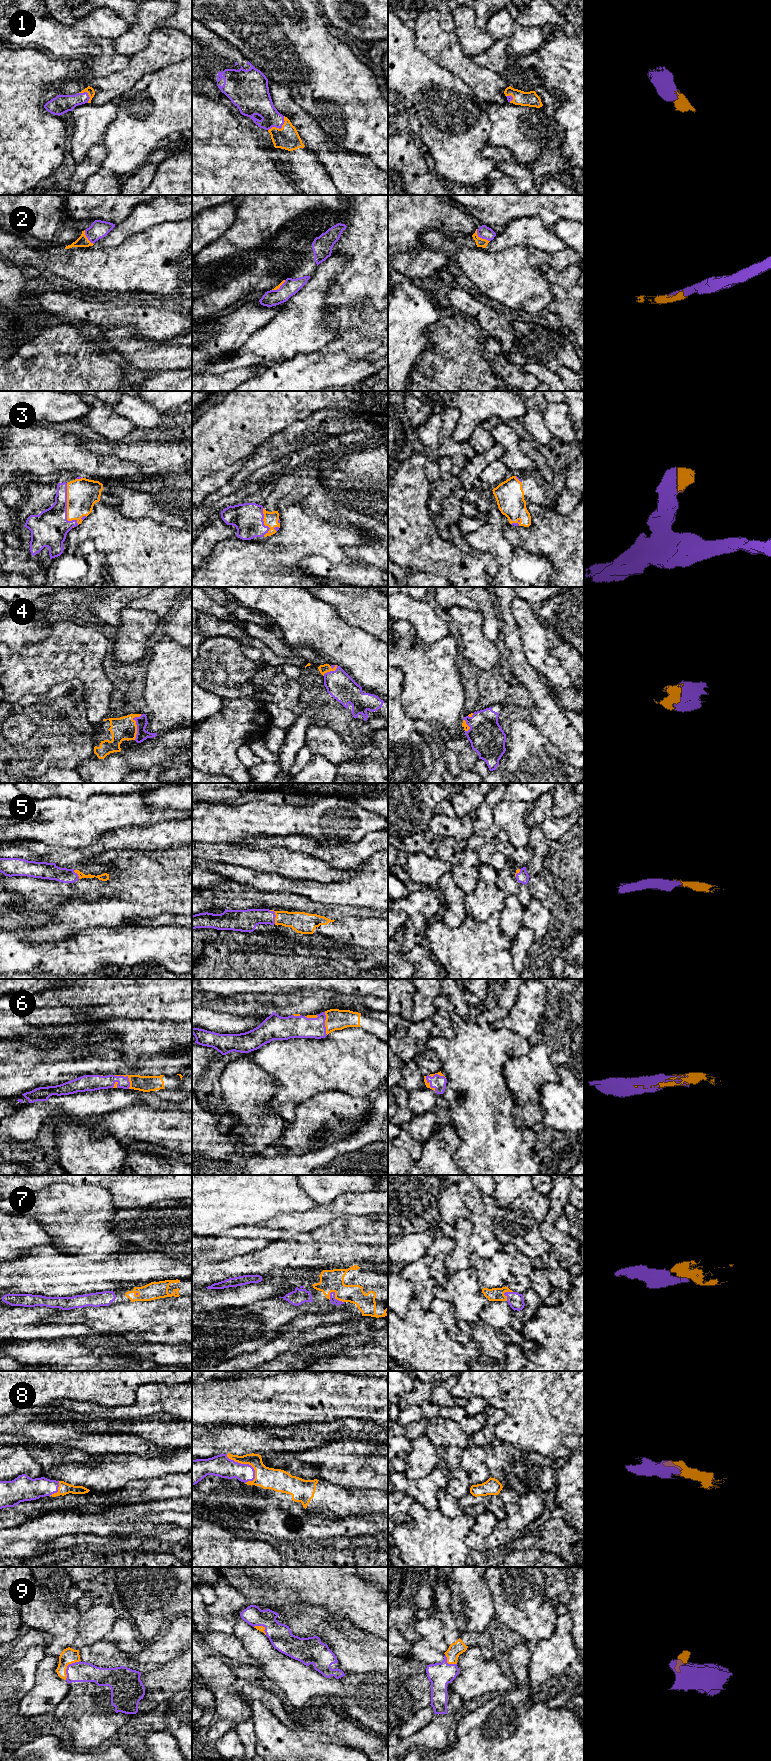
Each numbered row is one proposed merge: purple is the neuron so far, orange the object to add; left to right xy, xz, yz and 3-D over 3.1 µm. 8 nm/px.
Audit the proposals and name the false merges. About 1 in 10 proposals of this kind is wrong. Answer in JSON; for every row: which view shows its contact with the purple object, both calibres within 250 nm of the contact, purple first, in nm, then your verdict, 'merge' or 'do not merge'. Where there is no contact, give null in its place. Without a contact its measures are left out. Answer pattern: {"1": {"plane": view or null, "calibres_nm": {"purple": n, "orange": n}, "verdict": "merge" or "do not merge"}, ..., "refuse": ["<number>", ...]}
{"1": {"plane": "xz", "calibres_nm": {"purple": 180, "orange": 180}, "verdict": "merge"}, "2": {"plane": "yz", "calibres_nm": {"purple": 110, "orange": 70}, "verdict": "merge"}, "3": {"plane": "xy", "calibres_nm": {"purple": 280, "orange": 240}, "verdict": "merge"}, "4": {"plane": "xy", "calibres_nm": {"purple": 90, "orange": 190}, "verdict": "merge"}, "5": {"plane": "xz", "calibres_nm": {"purple": 180, "orange": 170}, "verdict": "merge"}, "6": {"plane": "xy", "calibres_nm": {"purple": 130, "orange": 130}, "verdict": "merge"}, "7": {"plane": "xz", "calibres_nm": {"purple": 50, "orange": 180}, "verdict": "merge"}, "8": {"plane": "xz", "calibres_nm": {"purple": 170, "orange": 180}, "verdict": "merge"}, "9": {"plane": "xy", "calibres_nm": {"purple": 160, "orange": 120}, "verdict": "merge"}, "refuse": []}

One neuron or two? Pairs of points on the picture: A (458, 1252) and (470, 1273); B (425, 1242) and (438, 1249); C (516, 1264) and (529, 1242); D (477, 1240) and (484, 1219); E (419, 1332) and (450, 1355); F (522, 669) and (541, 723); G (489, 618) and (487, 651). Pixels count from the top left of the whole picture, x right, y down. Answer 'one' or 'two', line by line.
A: two
B: two
C: two
D: one
E: one
F: one
G: two

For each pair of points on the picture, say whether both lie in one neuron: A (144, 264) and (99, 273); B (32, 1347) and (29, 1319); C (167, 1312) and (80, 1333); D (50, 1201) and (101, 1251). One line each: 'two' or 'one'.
A: one
B: two
C: two
D: one

